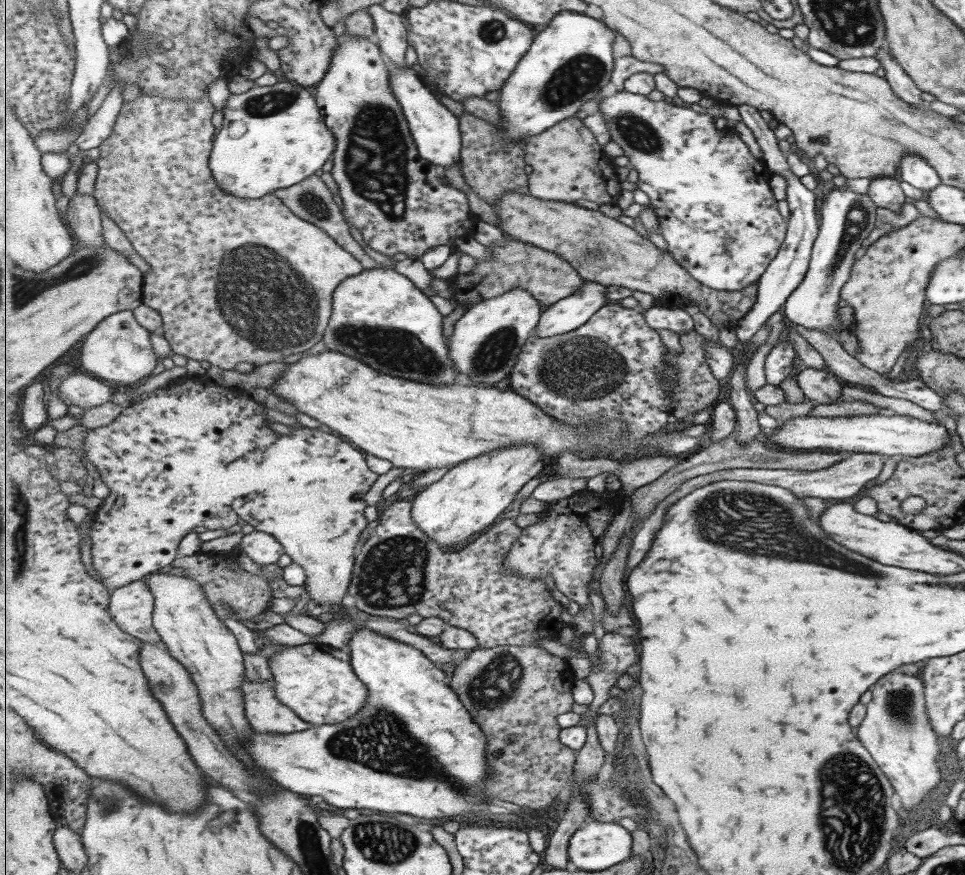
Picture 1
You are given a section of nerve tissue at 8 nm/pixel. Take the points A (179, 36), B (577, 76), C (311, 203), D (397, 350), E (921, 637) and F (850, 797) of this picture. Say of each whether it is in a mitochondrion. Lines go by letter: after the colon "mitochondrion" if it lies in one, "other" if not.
A: mitochondrion
B: mitochondrion
C: mitochondrion
D: mitochondrion
E: other
F: mitochondrion

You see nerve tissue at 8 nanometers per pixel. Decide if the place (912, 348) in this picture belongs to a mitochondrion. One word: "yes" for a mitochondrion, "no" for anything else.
no

